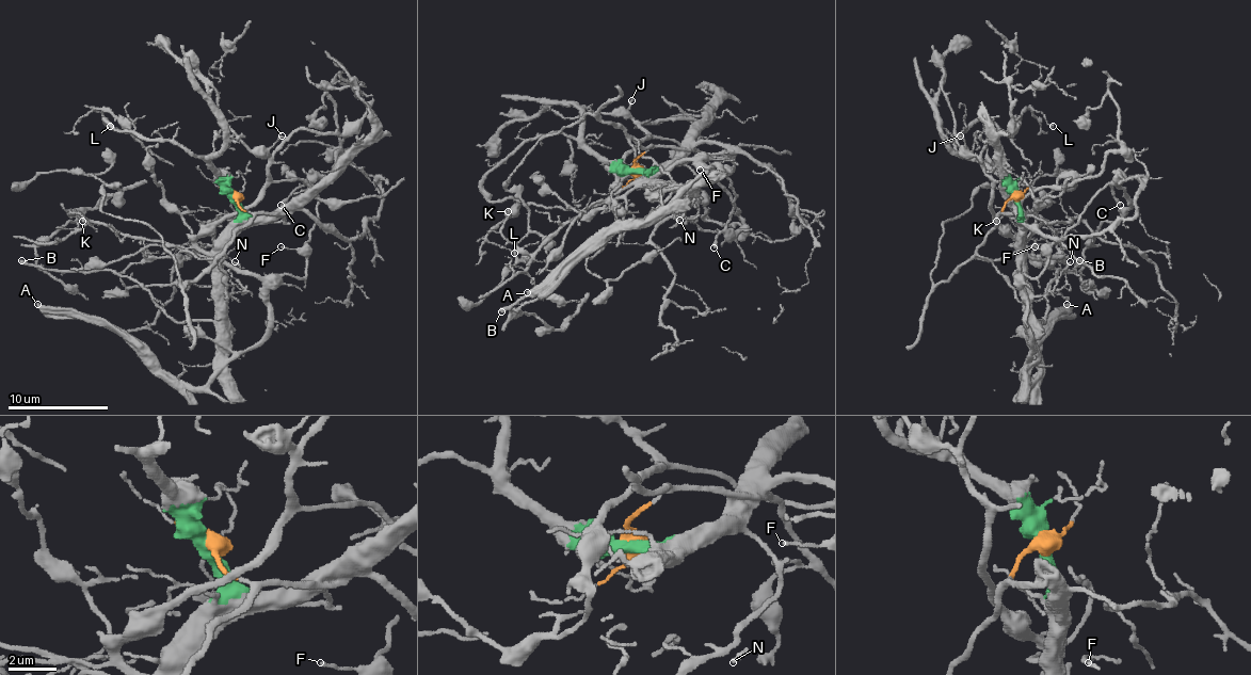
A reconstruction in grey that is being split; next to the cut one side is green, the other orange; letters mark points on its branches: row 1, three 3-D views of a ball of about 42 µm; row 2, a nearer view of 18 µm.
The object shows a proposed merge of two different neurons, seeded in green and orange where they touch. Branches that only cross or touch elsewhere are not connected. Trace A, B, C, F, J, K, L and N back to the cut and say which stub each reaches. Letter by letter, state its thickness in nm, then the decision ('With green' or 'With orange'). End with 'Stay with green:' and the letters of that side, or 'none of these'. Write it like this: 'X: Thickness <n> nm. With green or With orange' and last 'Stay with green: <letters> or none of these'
A: Thickness 500 nm. With green
B: Thickness 280 nm. With green
C: Thickness 240 nm. With green
F: Thickness 120 nm. With green
J: Thickness 140 nm. With green
K: Thickness 160 nm. With green
L: Thickness 120 nm. With green
N: Thickness 150 nm. With green
Stay with green: A, B, C, F, J, K, L, N

